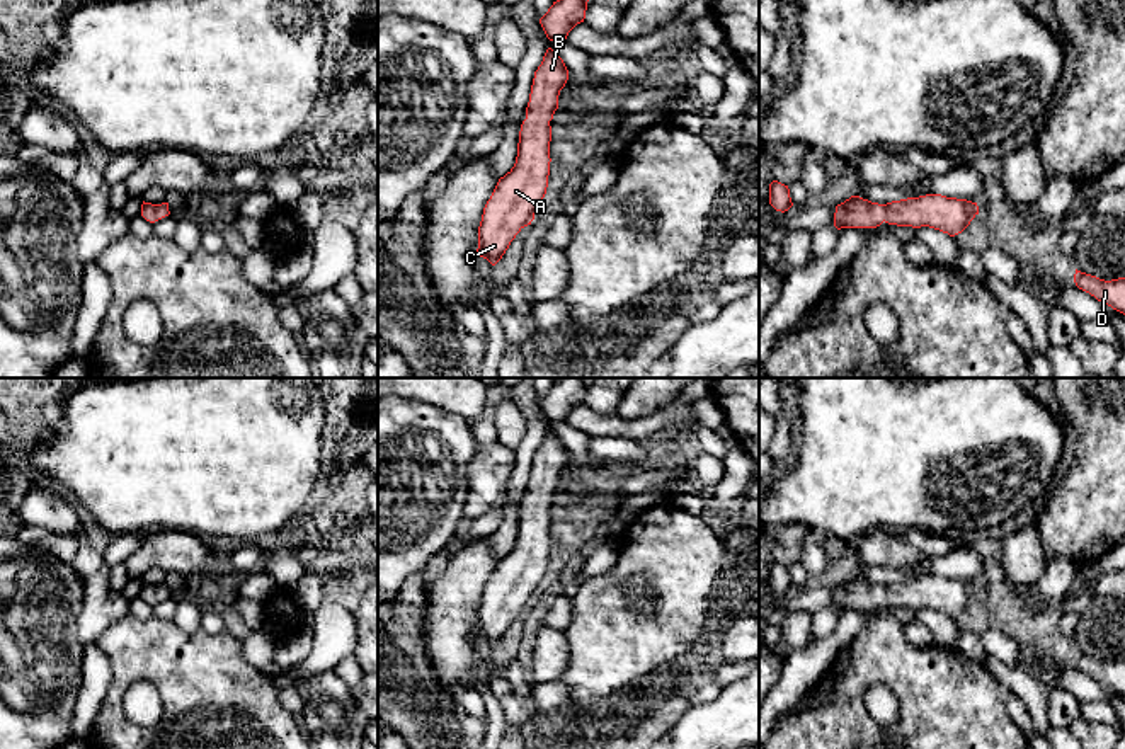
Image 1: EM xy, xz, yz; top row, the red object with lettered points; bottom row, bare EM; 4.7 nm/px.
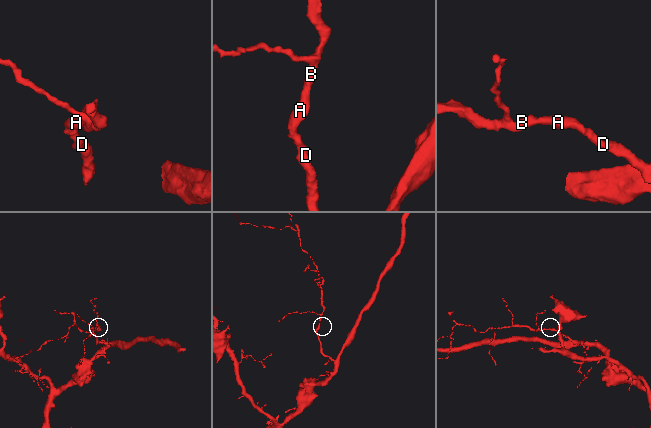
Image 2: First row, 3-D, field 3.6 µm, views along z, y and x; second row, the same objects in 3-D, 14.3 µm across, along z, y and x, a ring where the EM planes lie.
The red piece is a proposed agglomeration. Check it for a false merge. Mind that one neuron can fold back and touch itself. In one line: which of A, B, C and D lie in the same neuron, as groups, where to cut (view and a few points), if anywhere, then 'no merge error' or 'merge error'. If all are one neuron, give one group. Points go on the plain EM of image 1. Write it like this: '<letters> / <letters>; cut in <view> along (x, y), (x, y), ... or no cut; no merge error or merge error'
A B C D; no cut; no merge error

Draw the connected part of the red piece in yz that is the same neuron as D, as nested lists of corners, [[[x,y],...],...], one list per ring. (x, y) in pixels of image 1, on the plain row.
[[[1076,650],[1074,664],[1098,683],[1125,696],[1125,659],[1105,662]]]

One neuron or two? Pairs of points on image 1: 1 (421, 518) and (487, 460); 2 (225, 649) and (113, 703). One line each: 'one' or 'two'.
1: two
2: one

